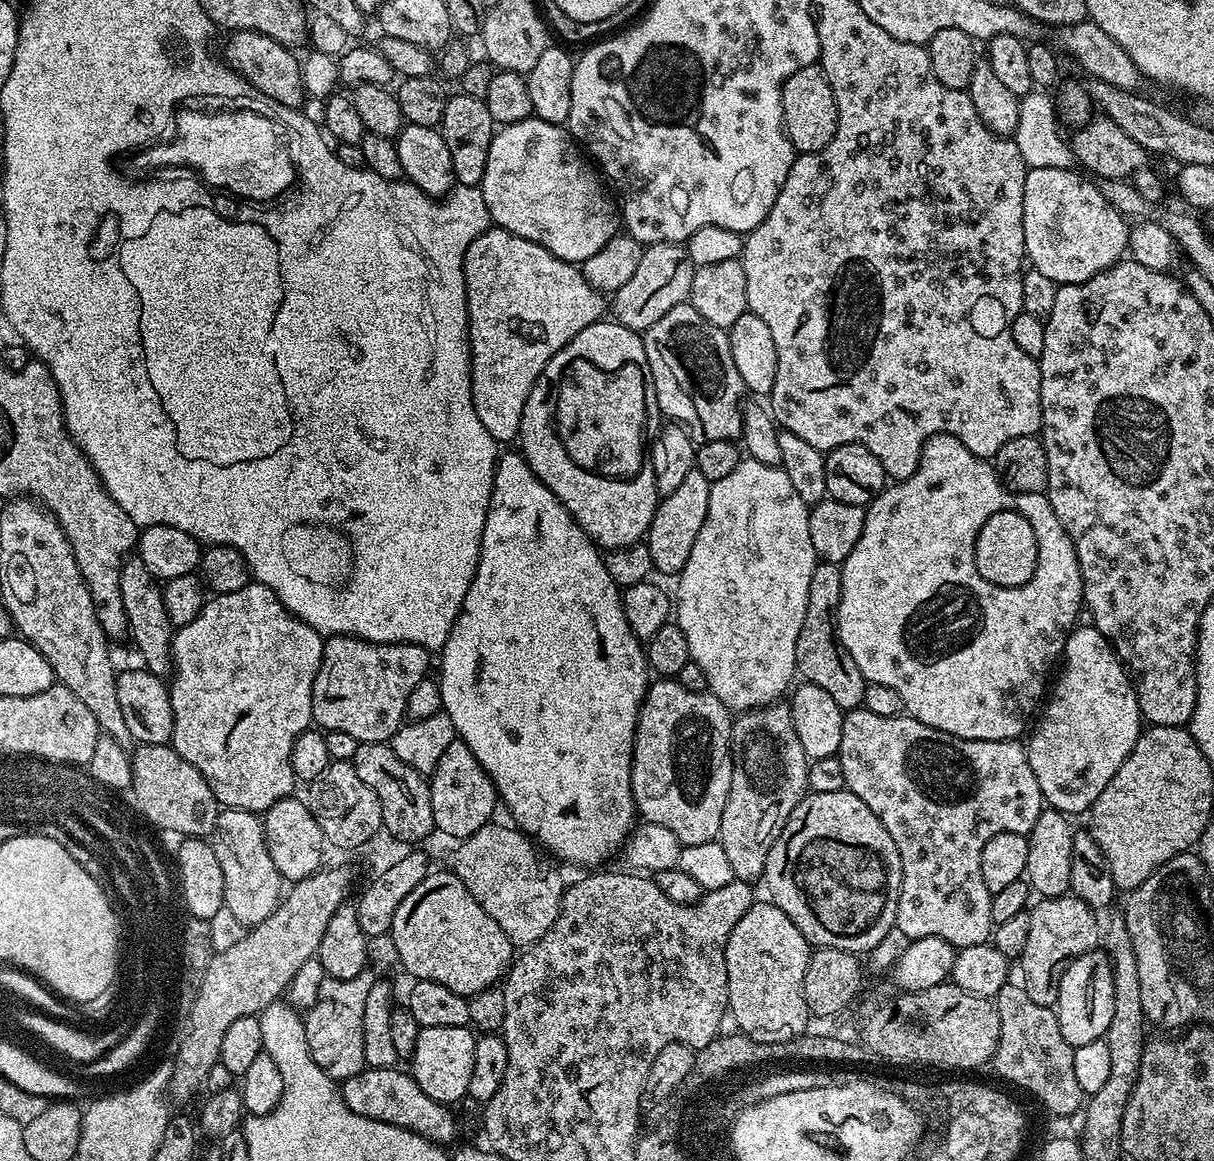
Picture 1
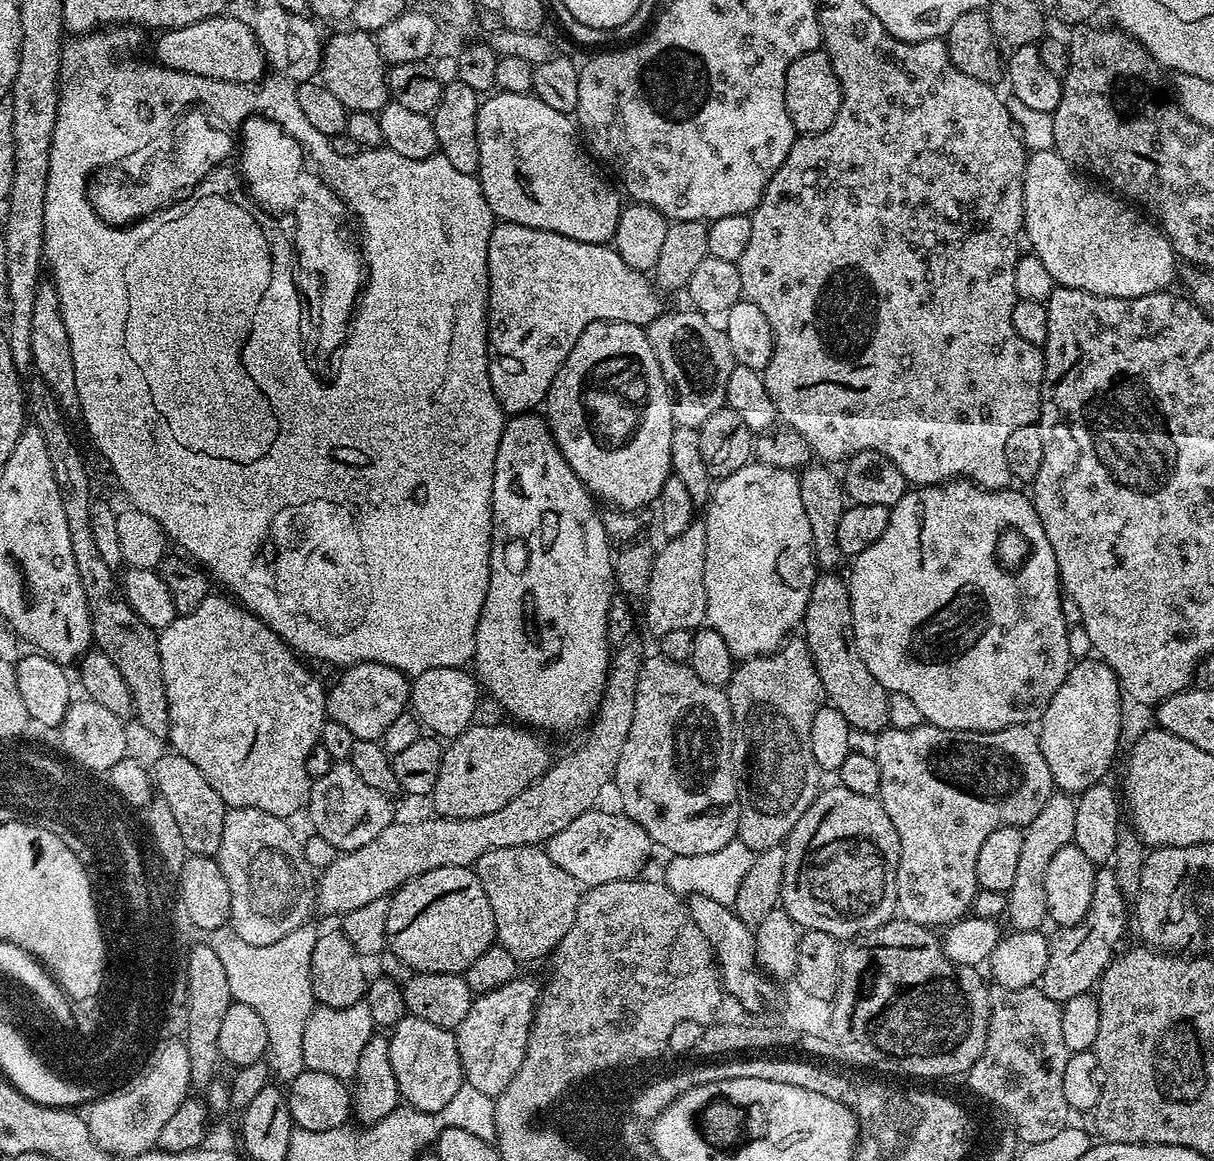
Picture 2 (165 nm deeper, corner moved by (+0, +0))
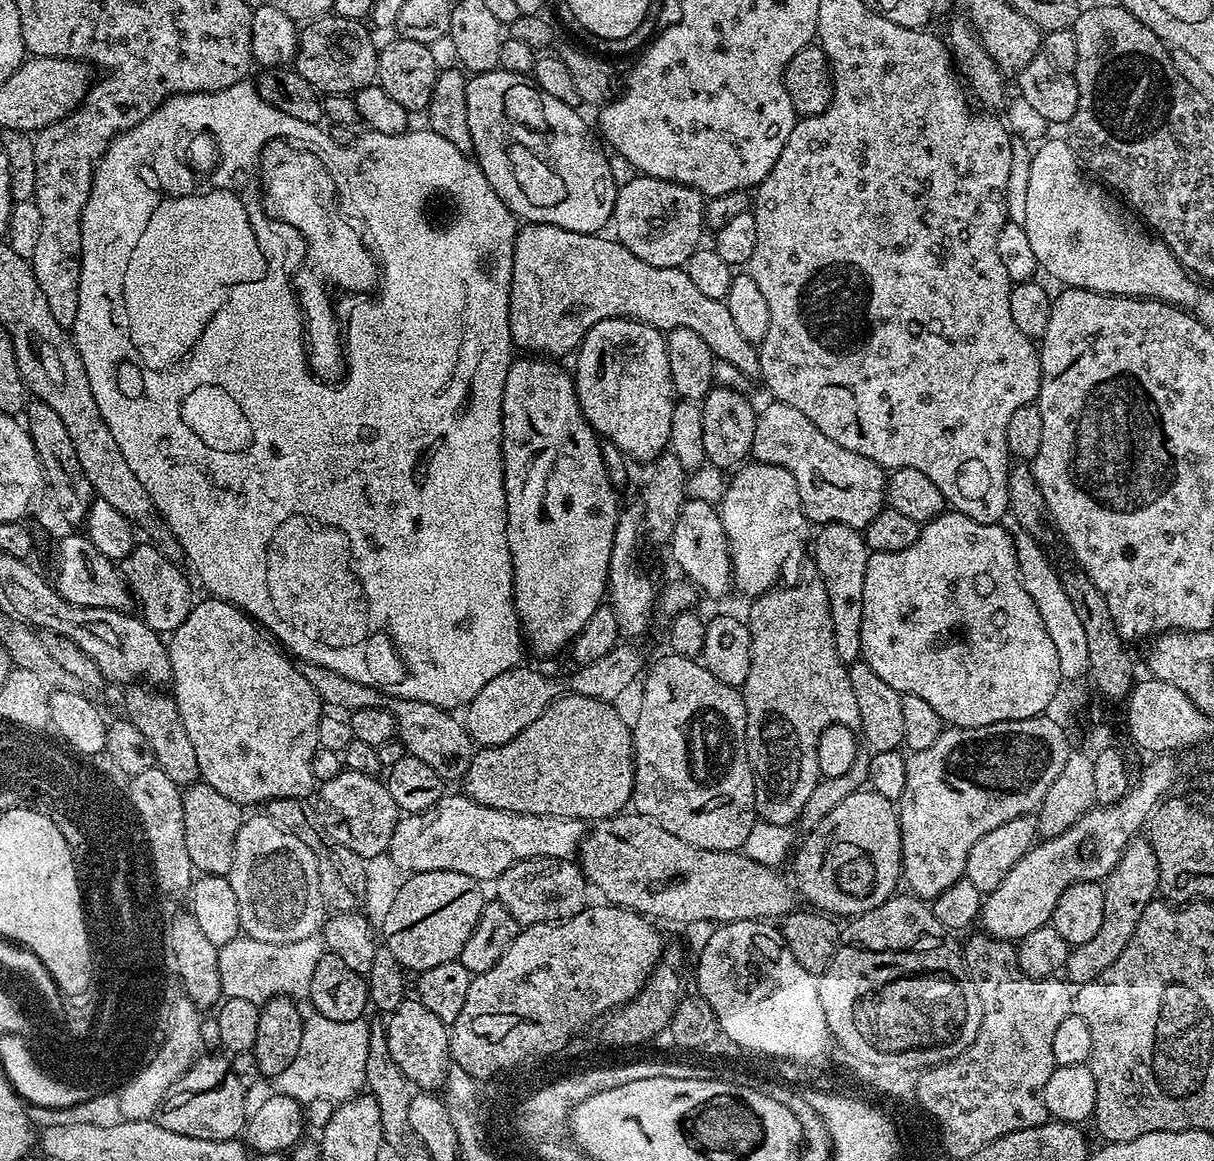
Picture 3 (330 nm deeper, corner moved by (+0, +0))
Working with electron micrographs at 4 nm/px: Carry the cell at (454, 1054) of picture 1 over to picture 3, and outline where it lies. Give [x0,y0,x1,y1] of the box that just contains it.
[386,998,450,1090]

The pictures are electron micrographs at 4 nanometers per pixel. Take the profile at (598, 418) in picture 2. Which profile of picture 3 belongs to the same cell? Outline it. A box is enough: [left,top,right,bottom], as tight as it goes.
[574,316,674,462]

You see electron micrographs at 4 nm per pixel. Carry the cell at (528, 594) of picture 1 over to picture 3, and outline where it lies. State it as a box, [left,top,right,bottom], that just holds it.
[502,358,618,656]

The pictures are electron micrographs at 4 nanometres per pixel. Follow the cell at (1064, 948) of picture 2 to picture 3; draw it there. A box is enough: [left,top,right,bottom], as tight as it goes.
[1066,838,1160,986]

